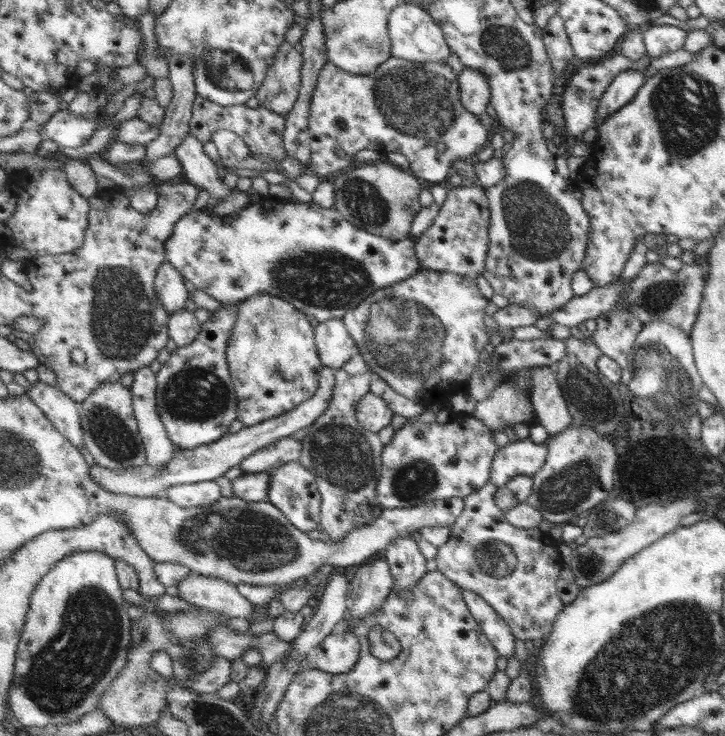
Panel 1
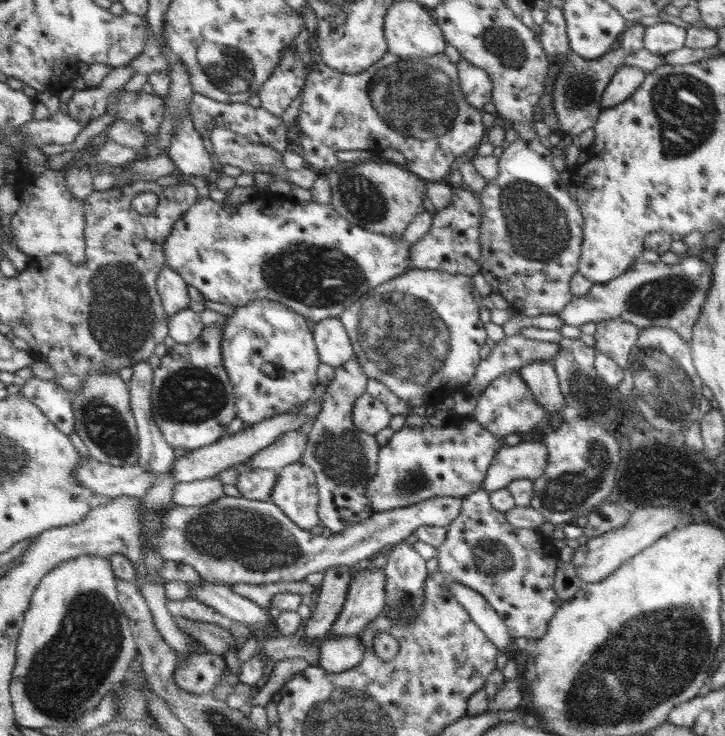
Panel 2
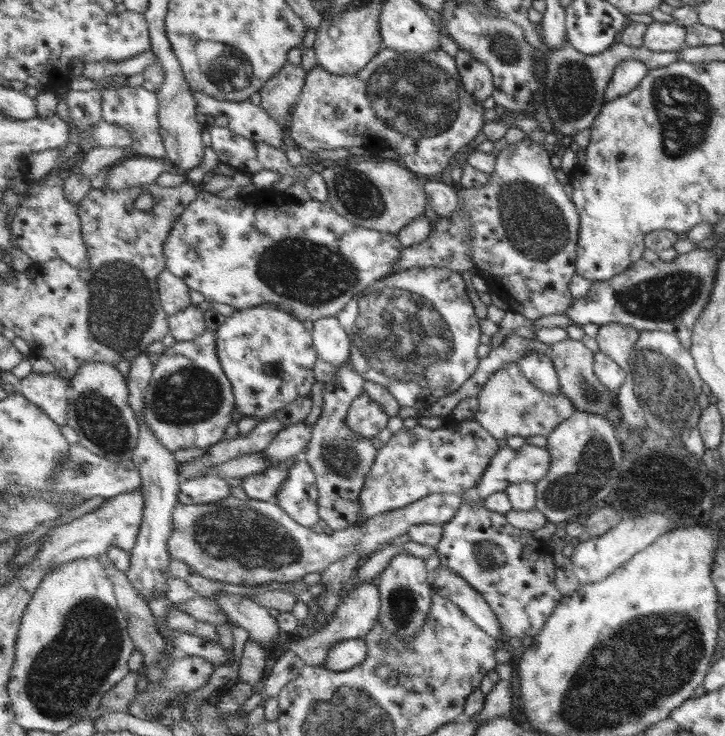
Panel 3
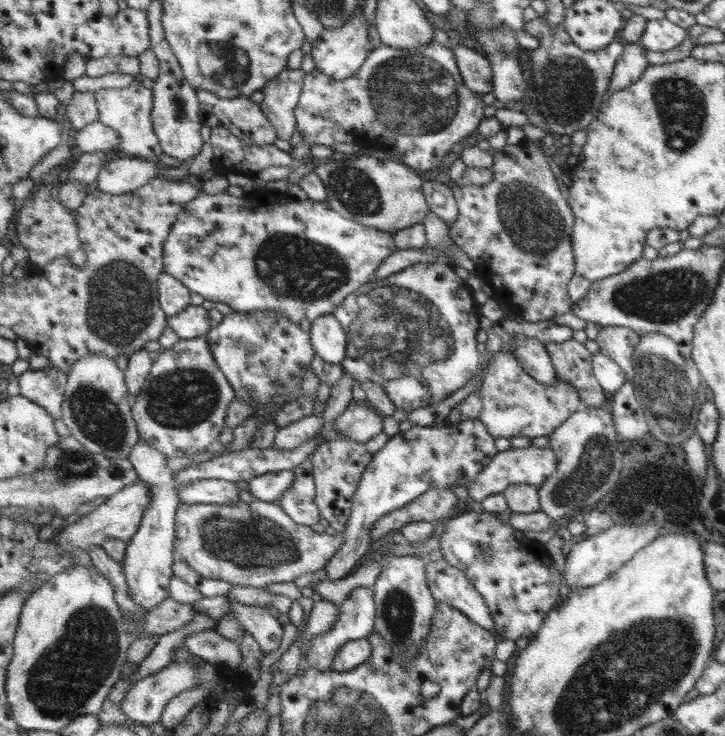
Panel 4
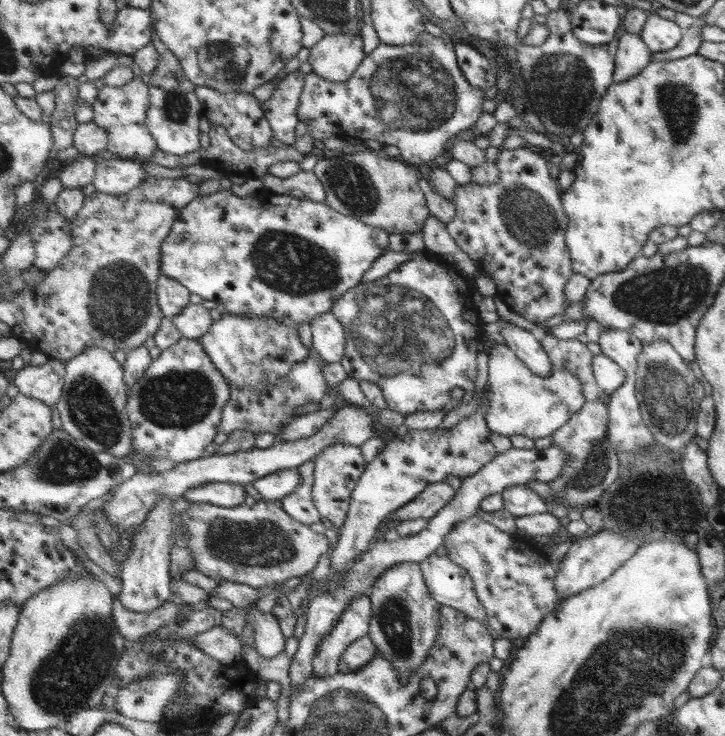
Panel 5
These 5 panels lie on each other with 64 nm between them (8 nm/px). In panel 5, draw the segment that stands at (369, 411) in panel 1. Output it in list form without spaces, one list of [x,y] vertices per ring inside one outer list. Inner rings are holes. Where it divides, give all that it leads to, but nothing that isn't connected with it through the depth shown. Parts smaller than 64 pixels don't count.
[[[345,406],[345,408],[337,410],[333,416],[333,422],[329,422],[329,426],[325,426],[325,430],[321,430],[313,438],[305,438],[305,440],[275,438],[275,444],[267,450],[253,448],[253,450],[237,452],[237,454],[215,454],[209,458],[199,458],[193,462],[175,464],[175,468],[171,468],[169,472],[161,472],[161,474],[135,474],[131,480],[115,486],[115,490],[113,490],[115,496],[111,502],[103,504],[103,510],[109,514],[111,524],[115,528],[131,530],[135,526],[143,526],[145,520],[149,518],[149,514],[159,504],[163,504],[165,500],[177,502],[185,494],[197,490],[197,486],[217,484],[217,482],[245,486],[249,482],[253,484],[261,478],[267,478],[269,474],[277,474],[279,470],[297,470],[305,462],[315,462],[315,458],[321,456],[321,452],[325,452],[329,446],[335,446],[335,444],[361,446],[369,438],[375,438],[375,428],[373,428],[371,420],[373,418],[367,412],[363,412],[355,406]]]

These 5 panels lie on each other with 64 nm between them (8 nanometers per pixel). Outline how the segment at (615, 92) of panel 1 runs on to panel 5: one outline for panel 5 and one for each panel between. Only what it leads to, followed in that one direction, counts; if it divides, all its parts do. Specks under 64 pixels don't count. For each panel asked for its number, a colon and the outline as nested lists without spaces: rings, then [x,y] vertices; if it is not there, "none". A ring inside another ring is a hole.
2: [[[625,64],[621,66],[613,78],[609,80],[605,92],[603,92],[603,98],[601,98],[601,108],[605,106],[615,106],[619,102],[623,102],[625,98],[629,98],[637,86],[641,86],[641,82],[645,80],[645,70],[637,68],[637,66],[631,66],[631,64]]]
3: [[[627,58],[621,60],[619,66],[613,70],[611,80],[607,82],[607,90],[605,90],[605,102],[619,98],[623,94],[627,94],[629,90],[633,90],[647,74],[647,66],[635,58]]]
4: [[[623,40],[621,54],[613,66],[613,76],[607,82],[607,94],[613,90],[627,88],[629,84],[637,82],[647,68],[647,50],[641,46],[639,40]]]
5: [[[621,28],[621,38],[617,40],[617,50],[613,56],[615,68],[609,82],[623,82],[633,78],[637,72],[641,72],[649,62],[653,60],[653,54],[645,48],[643,40],[635,32],[627,32]]]

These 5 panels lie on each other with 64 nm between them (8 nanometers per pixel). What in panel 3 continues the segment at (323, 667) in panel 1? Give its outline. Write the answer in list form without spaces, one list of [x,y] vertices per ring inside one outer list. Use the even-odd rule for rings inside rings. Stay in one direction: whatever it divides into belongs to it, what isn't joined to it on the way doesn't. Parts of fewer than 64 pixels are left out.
[[[347,640],[337,644],[329,652],[327,670],[331,672],[347,672],[361,666],[369,658],[369,642],[363,640]]]

